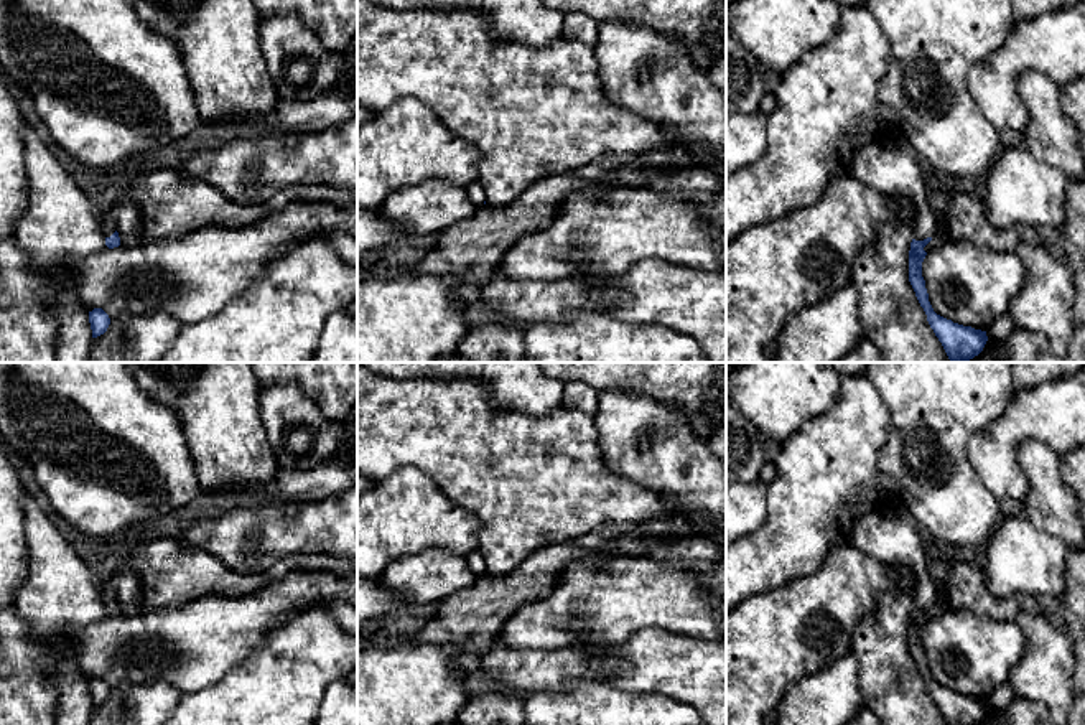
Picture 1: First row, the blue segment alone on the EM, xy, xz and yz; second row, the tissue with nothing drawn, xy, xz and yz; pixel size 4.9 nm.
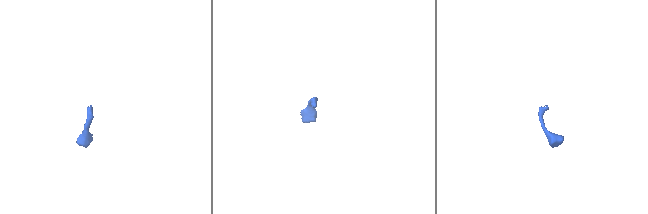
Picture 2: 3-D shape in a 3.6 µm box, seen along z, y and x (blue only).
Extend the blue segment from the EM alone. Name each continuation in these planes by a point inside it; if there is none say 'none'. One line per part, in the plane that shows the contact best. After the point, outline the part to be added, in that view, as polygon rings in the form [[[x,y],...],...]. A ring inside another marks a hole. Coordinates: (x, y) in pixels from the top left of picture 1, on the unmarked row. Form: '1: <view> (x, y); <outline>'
1: yz (886, 536); [[[882,508],[866,514],[854,527],[853,540],[863,554],[910,568],[917,580],[914,608],[935,605],[938,582],[930,575],[920,537],[904,514]]]

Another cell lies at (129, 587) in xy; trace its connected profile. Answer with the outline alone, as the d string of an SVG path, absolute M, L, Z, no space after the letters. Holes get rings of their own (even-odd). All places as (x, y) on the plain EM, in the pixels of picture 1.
M125 567L114 572L109 582L115 592L122 616L138 616L145 613L145 583L140 573Z

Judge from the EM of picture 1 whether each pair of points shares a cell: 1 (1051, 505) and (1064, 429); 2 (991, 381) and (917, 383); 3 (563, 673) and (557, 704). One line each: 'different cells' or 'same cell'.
1: different cells
2: same cell
3: different cells

